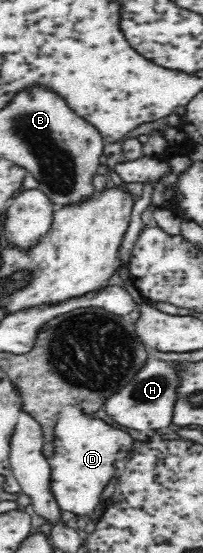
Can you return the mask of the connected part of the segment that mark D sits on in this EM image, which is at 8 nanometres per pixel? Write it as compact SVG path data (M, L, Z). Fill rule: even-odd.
M64 406L54 426L54 453L48 458L51 479L50 489L60 509L76 516L91 514L103 502L101 494L116 473L115 462L129 454L133 438L99 418L89 418L80 406Z

